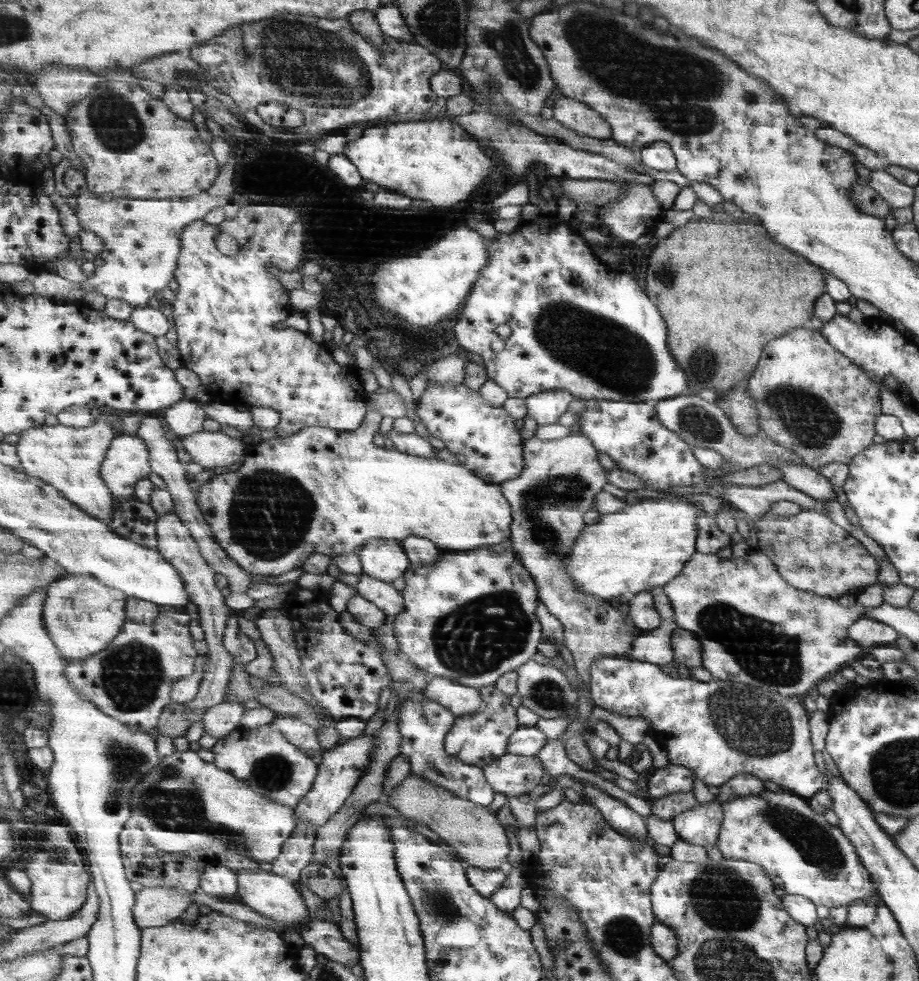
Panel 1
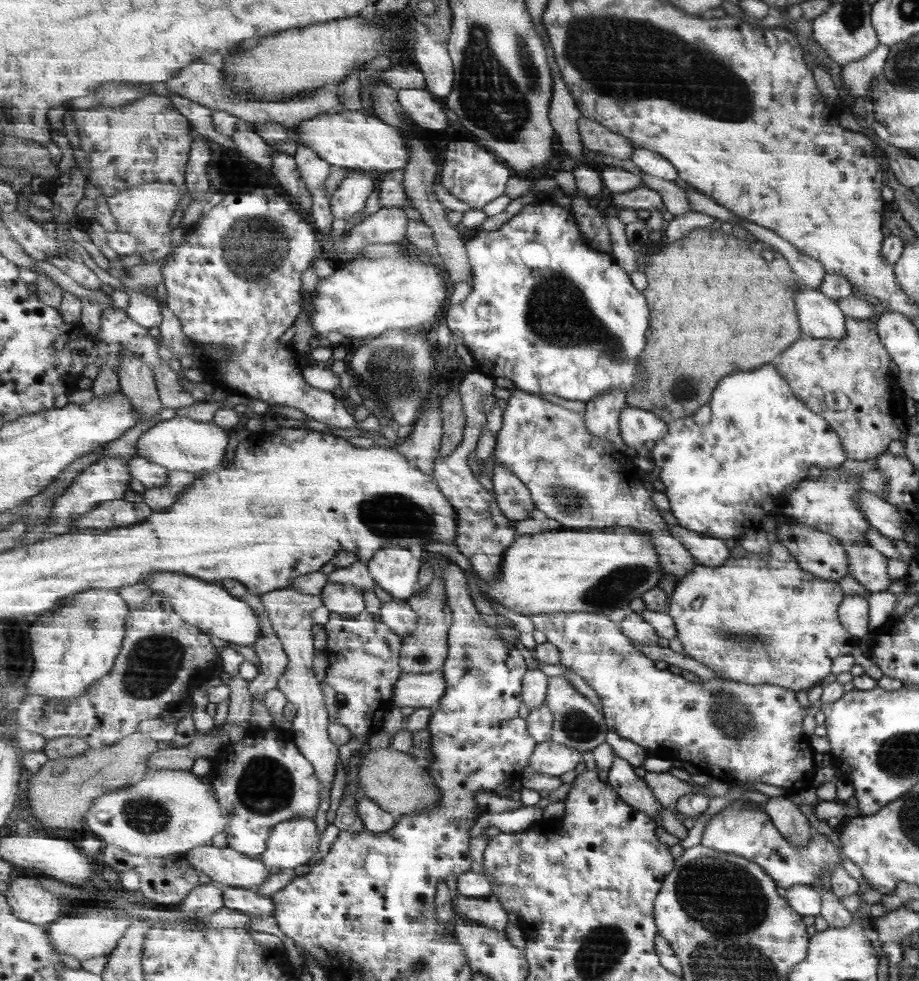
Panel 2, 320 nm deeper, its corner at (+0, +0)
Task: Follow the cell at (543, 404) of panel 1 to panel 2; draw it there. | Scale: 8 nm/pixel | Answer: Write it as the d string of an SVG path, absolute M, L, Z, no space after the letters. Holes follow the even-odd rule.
M496 378L495 386L511 391L509 404L503 409L503 426L497 432L494 462L512 470L532 492L536 508L547 517L560 523L560 528L573 531L595 531L614 527L635 529L653 541L659 557L658 563L664 576L672 576L677 584L698 565L696 556L669 532L665 518L655 505L652 492L643 486L643 472L635 466L633 457L625 454L605 437L595 436L586 423L586 416L553 404L532 393L517 389L506 378Z

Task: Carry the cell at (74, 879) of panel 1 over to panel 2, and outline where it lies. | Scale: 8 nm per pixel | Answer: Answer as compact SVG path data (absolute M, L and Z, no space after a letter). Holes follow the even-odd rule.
M15 878L8 884L6 897L17 918L39 925L47 931L52 922L64 916L64 899L43 889L35 879L37 878Z

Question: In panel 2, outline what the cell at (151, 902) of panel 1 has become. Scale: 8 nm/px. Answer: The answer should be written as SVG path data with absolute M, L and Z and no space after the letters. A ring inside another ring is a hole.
M88 909L61 916L59 920L49 925L47 933L51 937L52 945L60 954L83 962L91 958L111 955L133 921L135 919L125 910L105 909L103 912L97 912Z

